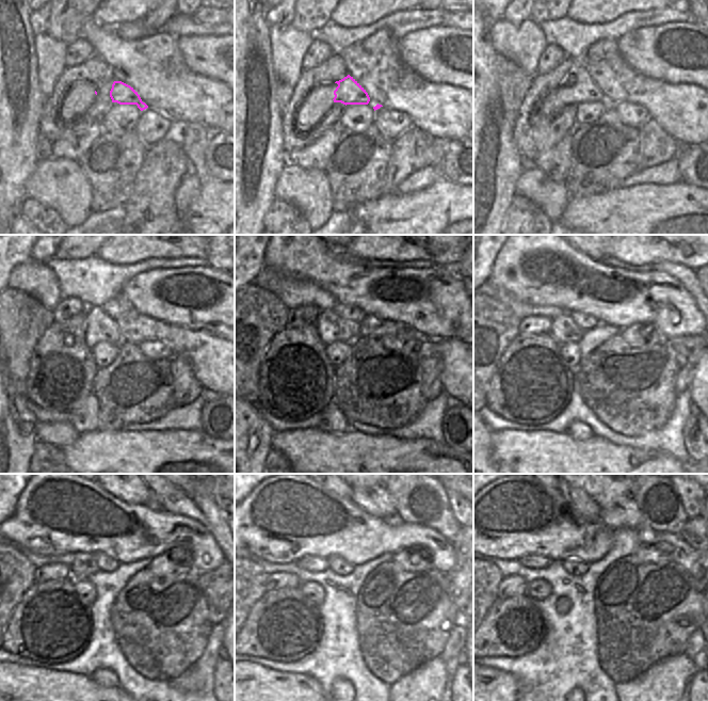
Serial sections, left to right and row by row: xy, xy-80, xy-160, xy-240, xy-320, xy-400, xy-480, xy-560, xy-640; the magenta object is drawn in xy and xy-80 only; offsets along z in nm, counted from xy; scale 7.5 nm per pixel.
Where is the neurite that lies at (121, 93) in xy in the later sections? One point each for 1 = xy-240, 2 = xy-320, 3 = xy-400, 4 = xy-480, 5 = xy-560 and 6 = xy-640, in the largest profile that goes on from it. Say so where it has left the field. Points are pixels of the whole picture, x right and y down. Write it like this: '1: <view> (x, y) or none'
1: xy-240 (99, 327)
2: xy-320 (331, 328)
3: xy-400 (564, 330)
4: xy-480 (83, 566)
5: xy-560 (310, 562)
6: xy-640 (534, 561)

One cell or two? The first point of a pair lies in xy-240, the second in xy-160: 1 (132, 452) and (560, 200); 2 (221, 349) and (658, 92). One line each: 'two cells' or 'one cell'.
1: two cells
2: one cell

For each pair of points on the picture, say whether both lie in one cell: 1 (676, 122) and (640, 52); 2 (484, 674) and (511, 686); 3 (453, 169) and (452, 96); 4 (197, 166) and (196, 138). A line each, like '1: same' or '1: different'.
1: different
2: same
3: different
4: same

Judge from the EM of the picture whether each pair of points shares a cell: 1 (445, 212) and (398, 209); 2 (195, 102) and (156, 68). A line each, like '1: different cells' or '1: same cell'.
1: same cell
2: same cell

